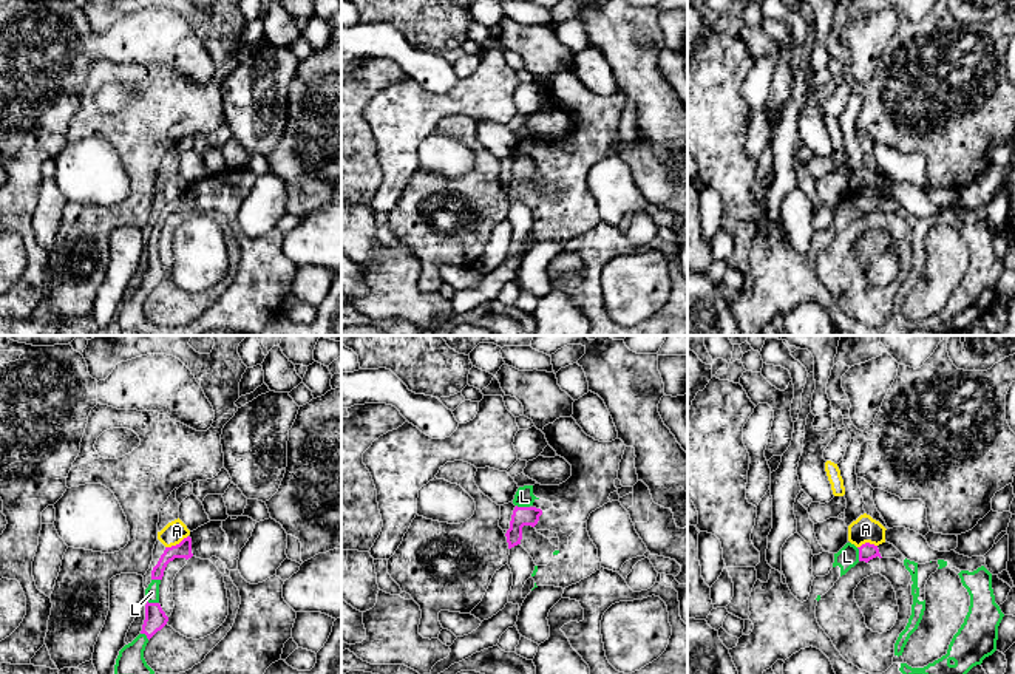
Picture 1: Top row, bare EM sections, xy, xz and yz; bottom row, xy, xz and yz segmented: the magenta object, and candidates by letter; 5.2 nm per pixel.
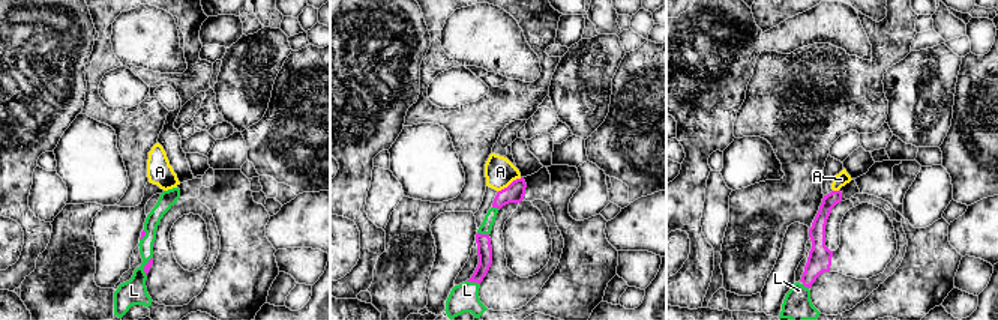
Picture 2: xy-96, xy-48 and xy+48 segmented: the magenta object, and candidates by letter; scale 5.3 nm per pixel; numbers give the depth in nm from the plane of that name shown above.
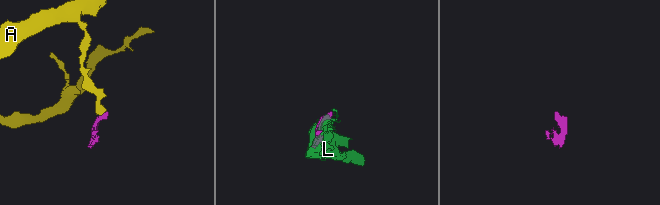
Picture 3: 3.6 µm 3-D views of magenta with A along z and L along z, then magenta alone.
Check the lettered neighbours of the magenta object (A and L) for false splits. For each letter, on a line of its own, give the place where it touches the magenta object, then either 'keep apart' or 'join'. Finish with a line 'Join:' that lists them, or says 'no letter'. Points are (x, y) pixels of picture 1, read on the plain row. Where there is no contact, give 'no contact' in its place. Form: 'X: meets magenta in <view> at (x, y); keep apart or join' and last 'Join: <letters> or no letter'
A: meets magenta in xy at (176, 198); keep apart
L: meets magenta in xz at (522, 161); join
Join: L

